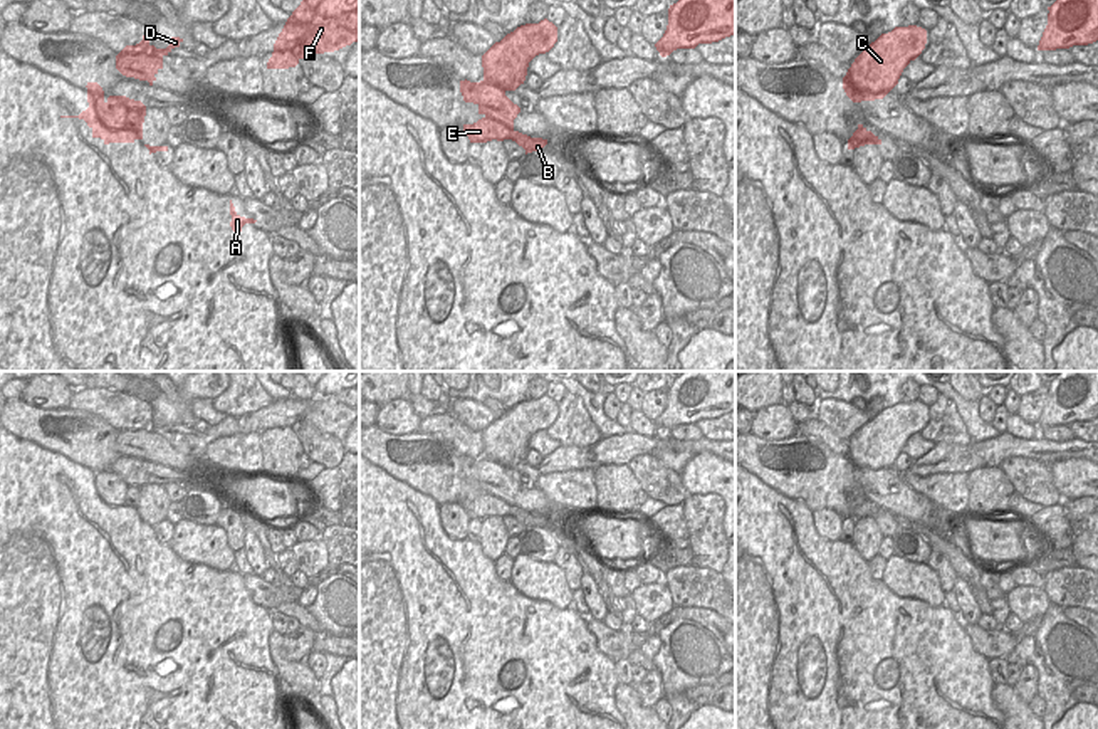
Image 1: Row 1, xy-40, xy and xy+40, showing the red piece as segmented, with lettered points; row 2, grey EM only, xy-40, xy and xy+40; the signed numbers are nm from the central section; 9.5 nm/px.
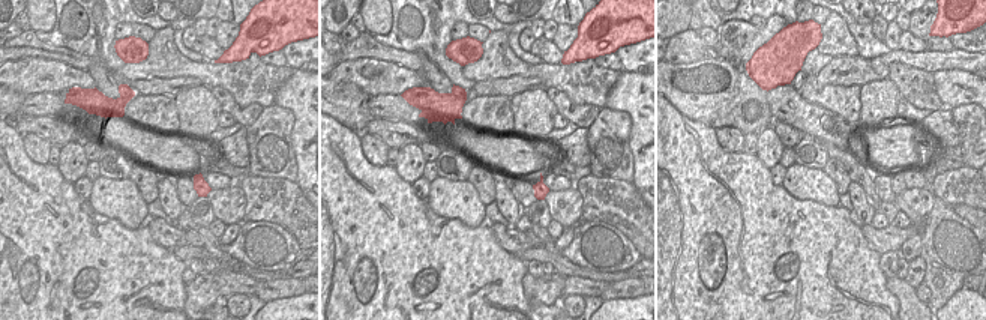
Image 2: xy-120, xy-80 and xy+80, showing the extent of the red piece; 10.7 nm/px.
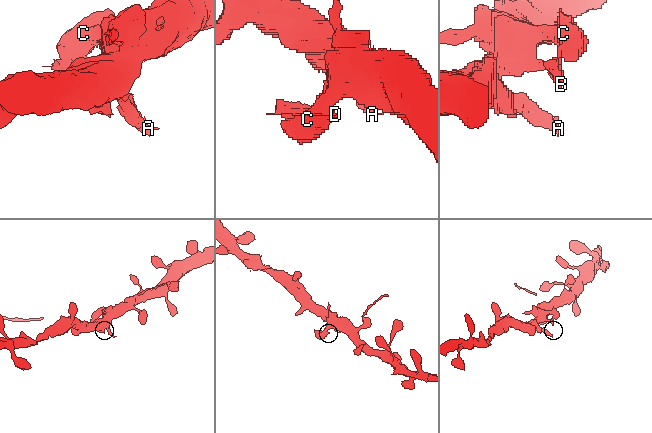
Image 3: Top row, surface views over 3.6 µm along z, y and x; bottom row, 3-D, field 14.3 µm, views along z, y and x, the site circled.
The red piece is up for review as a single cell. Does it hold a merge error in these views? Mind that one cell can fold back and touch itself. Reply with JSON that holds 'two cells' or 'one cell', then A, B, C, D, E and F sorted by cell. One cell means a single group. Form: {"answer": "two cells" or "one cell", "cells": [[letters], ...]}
{"answer": "one cell", "cells": [["A", "B", "C", "D", "E", "F"]]}

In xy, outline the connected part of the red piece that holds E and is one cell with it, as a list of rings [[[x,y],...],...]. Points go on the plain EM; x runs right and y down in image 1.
[[[547,395],[520,401],[482,432],[480,459],[460,457],[463,477],[477,480],[478,490],[484,492],[473,501],[463,501],[470,519],[512,516],[525,526],[525,531],[542,527],[547,516],[531,514],[514,506],[520,484],[505,469],[524,460],[529,438],[549,428],[556,418],[557,403]]]

